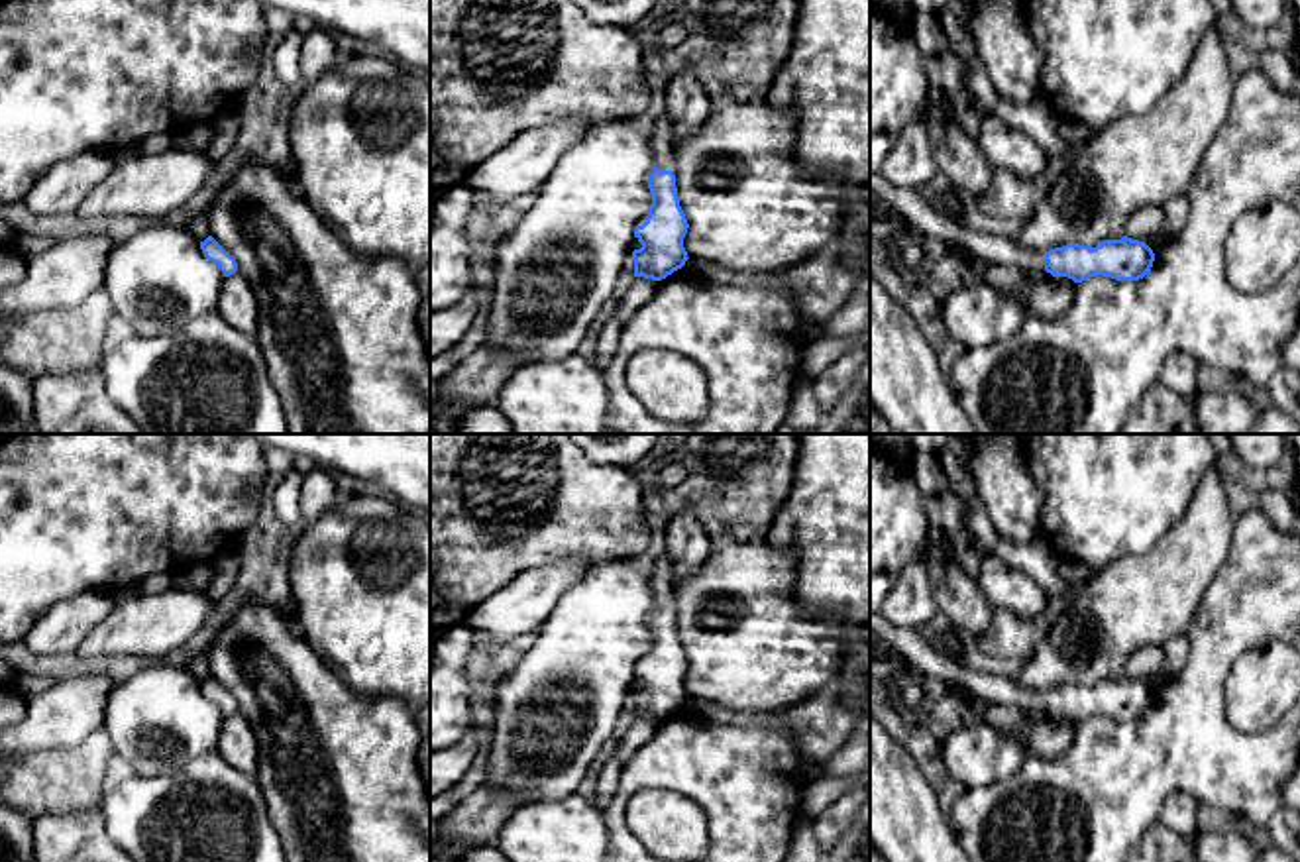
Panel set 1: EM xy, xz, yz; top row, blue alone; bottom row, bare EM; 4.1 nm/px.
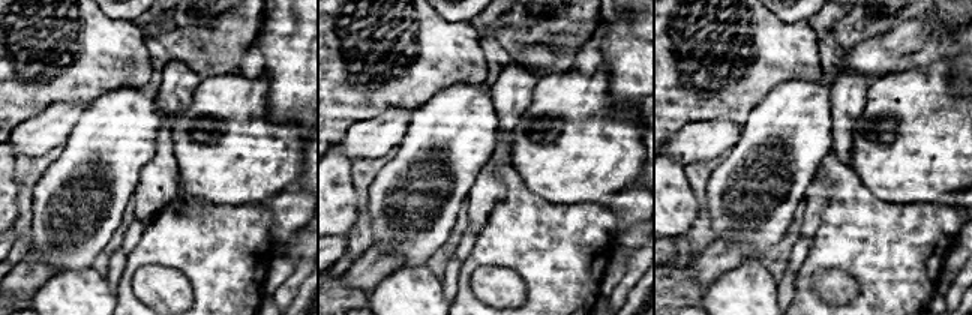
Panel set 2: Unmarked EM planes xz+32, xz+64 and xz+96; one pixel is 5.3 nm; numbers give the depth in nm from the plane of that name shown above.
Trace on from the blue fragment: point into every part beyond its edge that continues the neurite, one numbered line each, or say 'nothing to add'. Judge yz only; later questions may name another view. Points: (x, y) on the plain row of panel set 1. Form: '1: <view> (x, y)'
1: yz (929, 658)

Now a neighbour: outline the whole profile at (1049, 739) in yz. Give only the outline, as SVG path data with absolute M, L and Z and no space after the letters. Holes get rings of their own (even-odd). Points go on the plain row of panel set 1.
M990 703L982 713L982 723L1002 730L1021 730L1027 736L1027 750L1031 758L1056 760L1074 742L1078 723L1062 723L1056 719L1037 721L1031 711L1023 711L1011 705Z

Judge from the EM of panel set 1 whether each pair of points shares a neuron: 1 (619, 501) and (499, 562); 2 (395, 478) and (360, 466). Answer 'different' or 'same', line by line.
1: same
2: same

